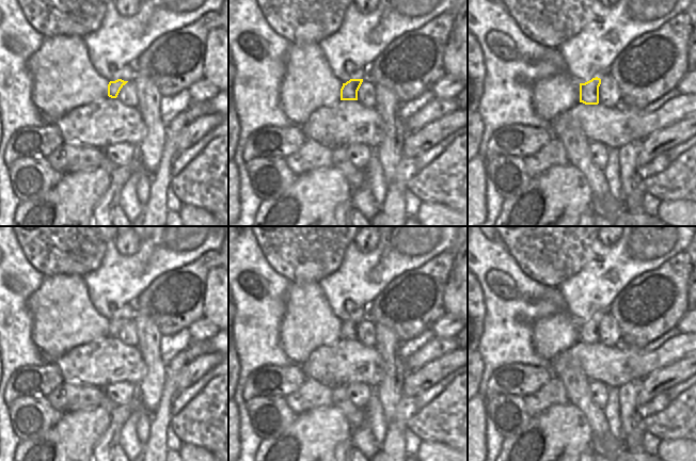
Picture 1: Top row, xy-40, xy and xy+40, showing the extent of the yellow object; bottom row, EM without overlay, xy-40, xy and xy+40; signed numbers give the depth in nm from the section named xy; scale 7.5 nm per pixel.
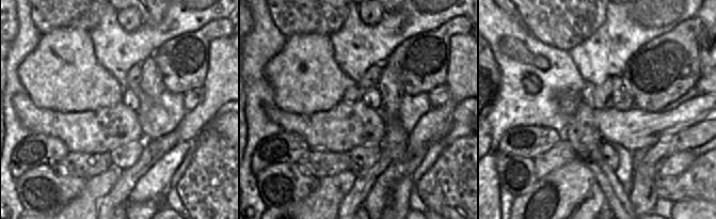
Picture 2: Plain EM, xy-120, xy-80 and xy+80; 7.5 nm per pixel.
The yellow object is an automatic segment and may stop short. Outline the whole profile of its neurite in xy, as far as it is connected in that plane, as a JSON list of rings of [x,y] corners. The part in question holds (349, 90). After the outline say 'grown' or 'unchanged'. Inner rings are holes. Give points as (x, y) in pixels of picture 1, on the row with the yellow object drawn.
[[[359,68],[355,70],[351,79],[343,83],[341,100],[358,100],[358,91],[364,79],[368,79],[368,68]]] | grown

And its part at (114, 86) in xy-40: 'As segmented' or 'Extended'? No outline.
Extended.

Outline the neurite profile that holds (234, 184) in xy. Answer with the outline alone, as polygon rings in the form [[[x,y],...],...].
[[[234,160],[228,161],[228,226],[232,226],[240,214],[240,180],[238,168]]]

